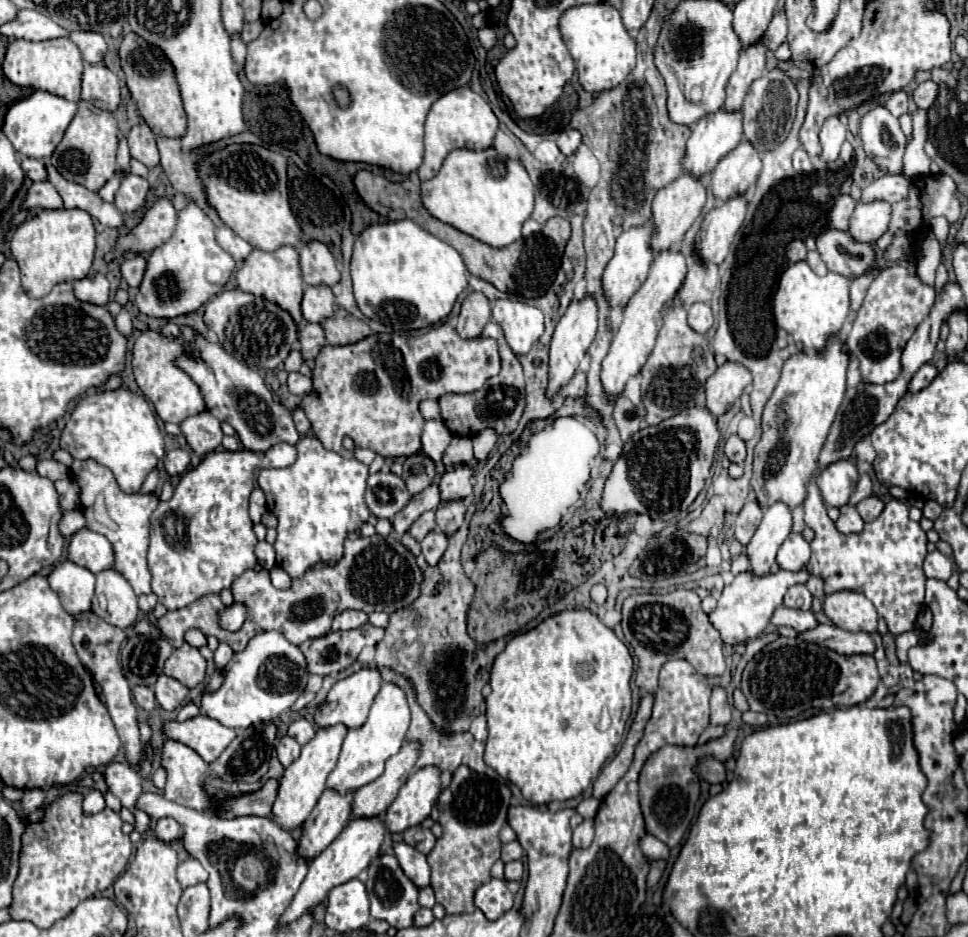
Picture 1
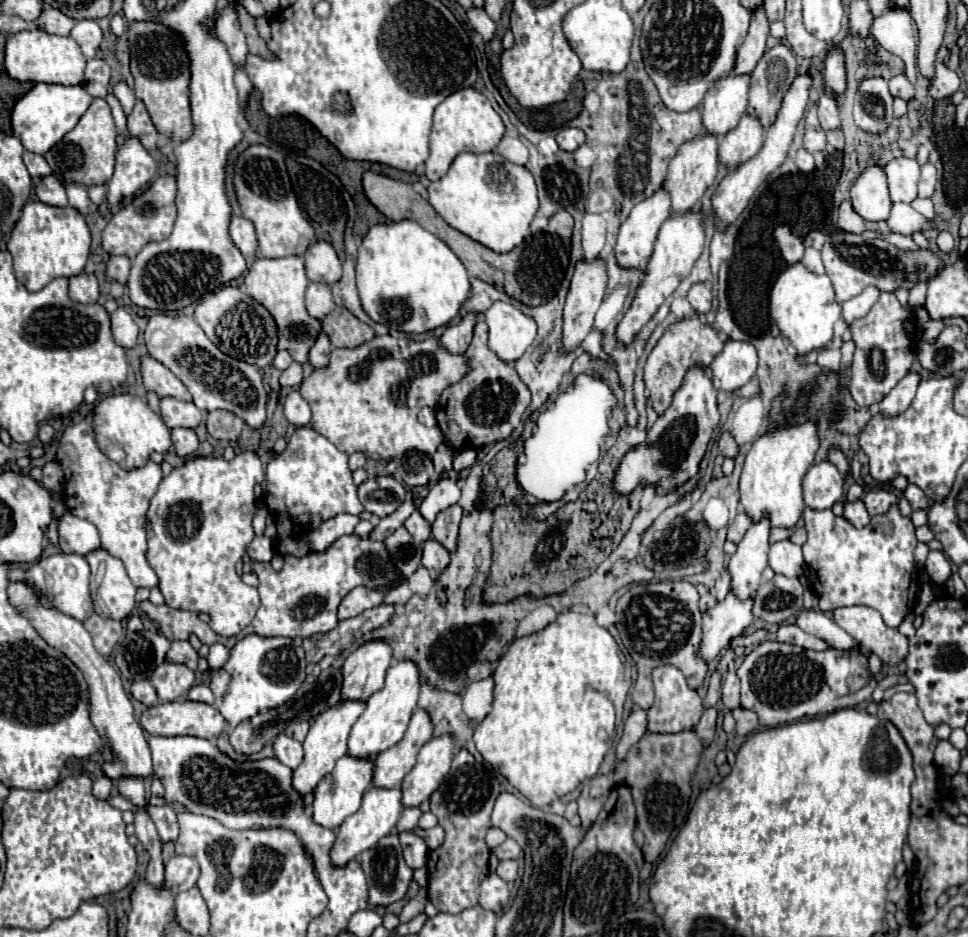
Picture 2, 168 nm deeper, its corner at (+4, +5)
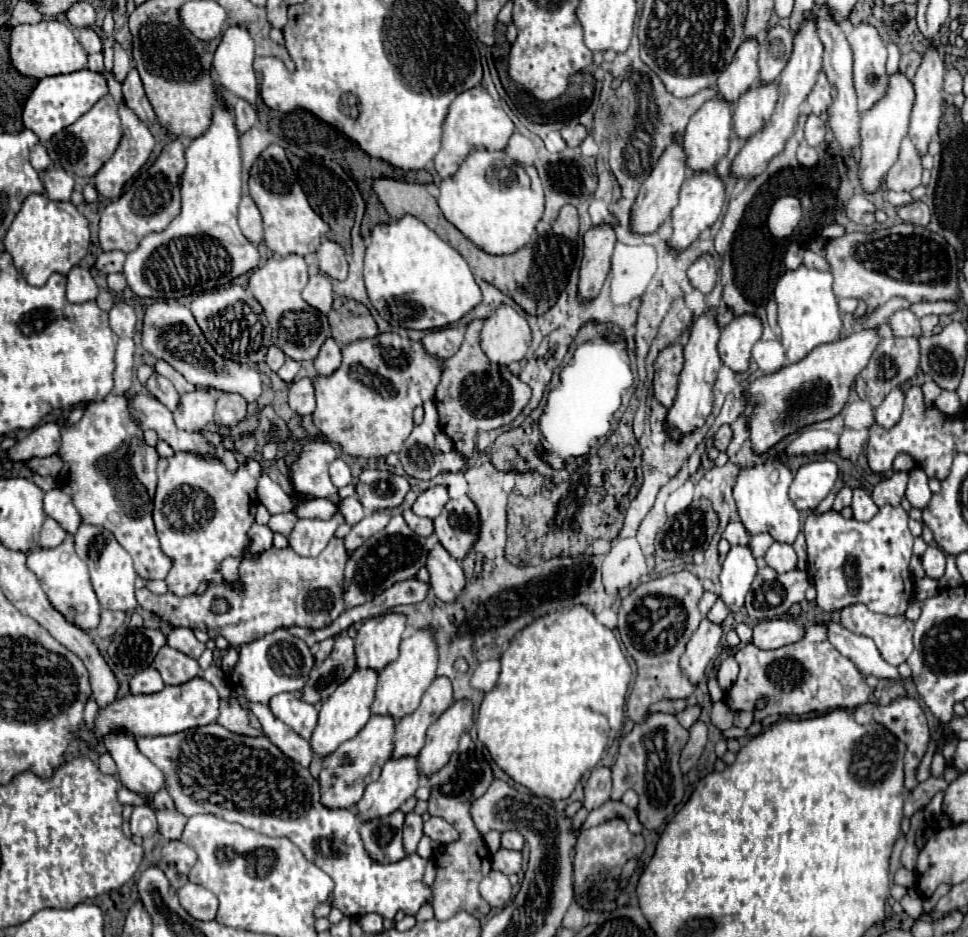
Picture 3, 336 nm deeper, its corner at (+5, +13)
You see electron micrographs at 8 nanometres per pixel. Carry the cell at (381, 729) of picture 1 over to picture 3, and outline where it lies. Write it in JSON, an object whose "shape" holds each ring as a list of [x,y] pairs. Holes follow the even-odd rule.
{"shape":[[[415,630],[415,632],[407,634],[401,640],[399,658],[395,662],[387,664],[377,676],[377,692],[375,692],[375,700],[371,704],[371,714],[373,716],[393,716],[393,720],[401,720],[401,718],[413,714],[419,706],[423,692],[435,680],[435,668],[437,668],[437,648],[433,642],[433,632]]]}

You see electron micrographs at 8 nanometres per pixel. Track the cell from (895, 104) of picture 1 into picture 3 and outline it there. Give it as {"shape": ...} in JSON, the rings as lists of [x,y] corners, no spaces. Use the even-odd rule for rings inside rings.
{"shape":[[[909,52],[905,56],[901,56],[901,62],[899,62],[899,72],[905,72],[905,76],[909,76],[909,80],[915,78],[915,72],[921,64],[921,54],[917,52]]]}

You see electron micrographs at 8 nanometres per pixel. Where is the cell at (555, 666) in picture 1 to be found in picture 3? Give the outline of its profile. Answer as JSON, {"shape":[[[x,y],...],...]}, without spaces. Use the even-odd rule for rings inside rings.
{"shape":[[[577,604],[567,612],[545,614],[525,626],[519,638],[501,654],[499,680],[495,688],[485,694],[475,722],[479,740],[487,746],[497,766],[517,784],[527,786],[539,798],[565,800],[581,776],[597,766],[621,734],[625,720],[621,712],[629,680],[631,666],[615,634],[597,622],[589,608]]]}

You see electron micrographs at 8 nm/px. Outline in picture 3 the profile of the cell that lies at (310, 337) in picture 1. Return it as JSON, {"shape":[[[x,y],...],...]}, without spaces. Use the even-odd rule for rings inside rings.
{"shape":[[[327,338],[321,346],[321,352],[315,358],[315,370],[319,376],[333,374],[341,364],[341,350],[333,338]]]}

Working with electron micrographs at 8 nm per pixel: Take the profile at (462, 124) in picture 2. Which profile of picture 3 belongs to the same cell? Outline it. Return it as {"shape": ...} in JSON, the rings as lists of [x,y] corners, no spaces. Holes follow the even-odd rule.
{"shape":[[[477,86],[463,94],[459,94],[453,104],[449,106],[449,112],[445,116],[443,124],[443,136],[441,136],[441,150],[435,156],[435,170],[441,178],[447,178],[455,174],[457,166],[465,160],[465,156],[471,152],[471,148],[487,148],[487,150],[503,150],[507,146],[509,136],[513,134],[513,122],[505,110],[495,104],[495,101],[485,88]]]}

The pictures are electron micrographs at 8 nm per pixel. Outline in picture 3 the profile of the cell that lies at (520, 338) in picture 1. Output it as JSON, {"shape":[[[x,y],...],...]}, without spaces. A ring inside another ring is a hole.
{"shape":[[[501,304],[493,316],[485,320],[481,330],[481,348],[495,364],[519,362],[531,344],[531,328],[523,314]]]}

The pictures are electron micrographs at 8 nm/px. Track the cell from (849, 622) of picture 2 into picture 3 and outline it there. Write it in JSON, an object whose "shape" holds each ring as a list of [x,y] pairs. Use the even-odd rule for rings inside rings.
{"shape":[[[851,604],[841,610],[841,624],[855,634],[869,636],[893,666],[905,662],[913,652],[913,622],[905,616],[883,616],[871,612],[865,604]]]}

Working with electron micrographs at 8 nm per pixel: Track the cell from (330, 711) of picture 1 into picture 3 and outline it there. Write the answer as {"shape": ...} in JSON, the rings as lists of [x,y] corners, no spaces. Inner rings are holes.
{"shape":[[[383,614],[365,620],[355,636],[357,668],[381,672],[399,656],[399,642],[405,632],[405,616]]]}

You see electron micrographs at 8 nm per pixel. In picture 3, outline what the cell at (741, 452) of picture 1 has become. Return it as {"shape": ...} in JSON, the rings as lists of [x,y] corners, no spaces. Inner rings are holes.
{"shape":[[[723,424],[723,426],[719,428],[719,432],[715,434],[715,446],[717,446],[721,452],[725,452],[727,446],[729,446],[729,442],[731,442],[731,428],[729,428],[727,424]]]}

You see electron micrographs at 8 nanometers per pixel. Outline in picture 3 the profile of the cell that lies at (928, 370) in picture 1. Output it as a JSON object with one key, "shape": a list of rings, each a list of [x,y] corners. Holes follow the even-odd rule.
{"shape":[[[893,388],[893,392],[889,392],[887,398],[875,408],[875,420],[883,428],[895,426],[899,422],[899,418],[901,418],[903,402],[905,402],[905,392],[901,388]]]}

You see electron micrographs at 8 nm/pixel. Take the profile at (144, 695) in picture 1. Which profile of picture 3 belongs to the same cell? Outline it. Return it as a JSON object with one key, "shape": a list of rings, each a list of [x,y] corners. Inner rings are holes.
{"shape":[[[145,668],[131,678],[131,694],[153,694],[163,690],[163,680],[155,668]]]}

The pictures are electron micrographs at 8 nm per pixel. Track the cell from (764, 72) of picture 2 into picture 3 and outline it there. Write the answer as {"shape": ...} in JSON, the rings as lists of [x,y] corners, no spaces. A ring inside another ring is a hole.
{"shape":[[[775,26],[767,32],[759,50],[759,82],[773,84],[793,52],[793,32]]]}

